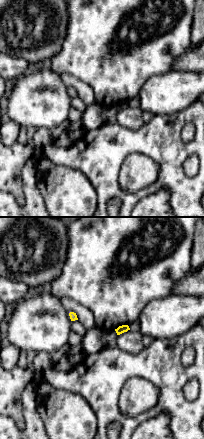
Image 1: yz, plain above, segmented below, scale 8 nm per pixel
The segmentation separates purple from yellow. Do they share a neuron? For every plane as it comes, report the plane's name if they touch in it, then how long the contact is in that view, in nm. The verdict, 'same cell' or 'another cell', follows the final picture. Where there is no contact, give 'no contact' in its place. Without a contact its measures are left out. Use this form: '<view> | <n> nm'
no contact

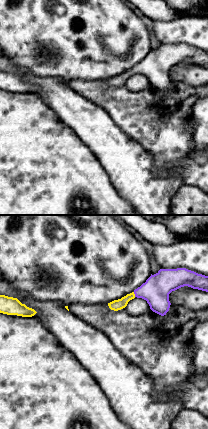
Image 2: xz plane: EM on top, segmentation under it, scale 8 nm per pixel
xz | 40 nm

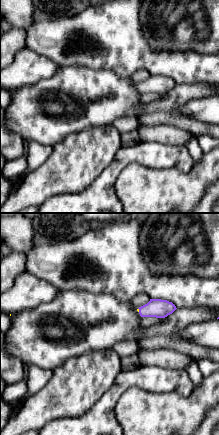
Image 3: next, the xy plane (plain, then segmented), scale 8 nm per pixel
xy | 30 nm

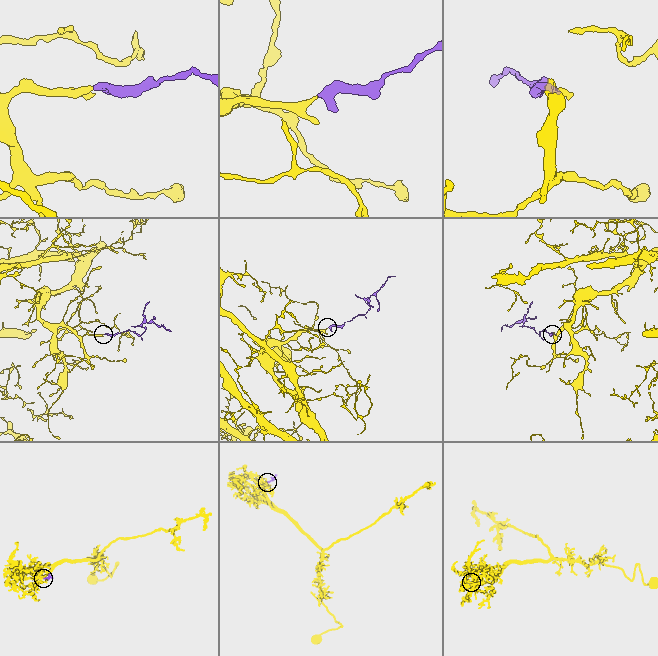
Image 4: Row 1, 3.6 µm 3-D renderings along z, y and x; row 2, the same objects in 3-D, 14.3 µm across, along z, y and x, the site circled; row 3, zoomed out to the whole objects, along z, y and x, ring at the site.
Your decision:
same cell

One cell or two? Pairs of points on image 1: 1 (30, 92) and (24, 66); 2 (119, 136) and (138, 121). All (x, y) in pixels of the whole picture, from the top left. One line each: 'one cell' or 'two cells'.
1: two cells
2: two cells

